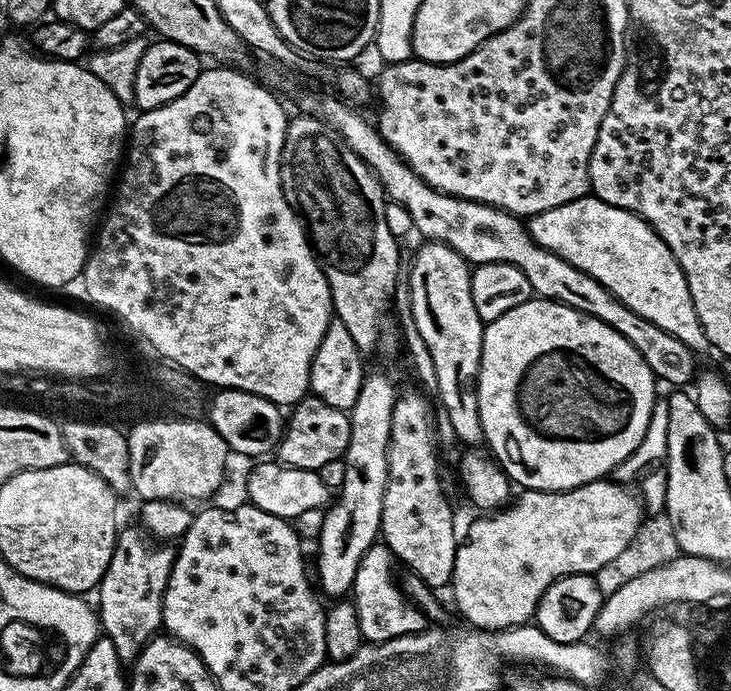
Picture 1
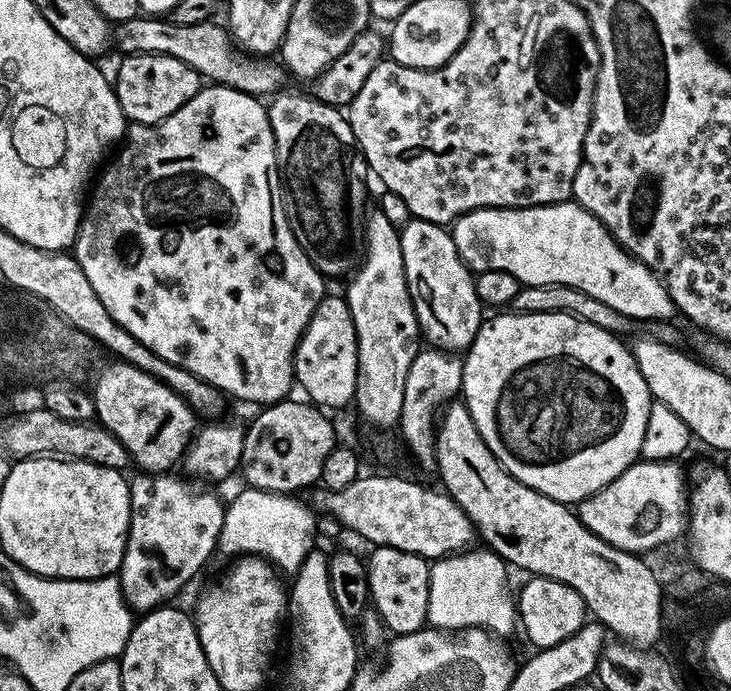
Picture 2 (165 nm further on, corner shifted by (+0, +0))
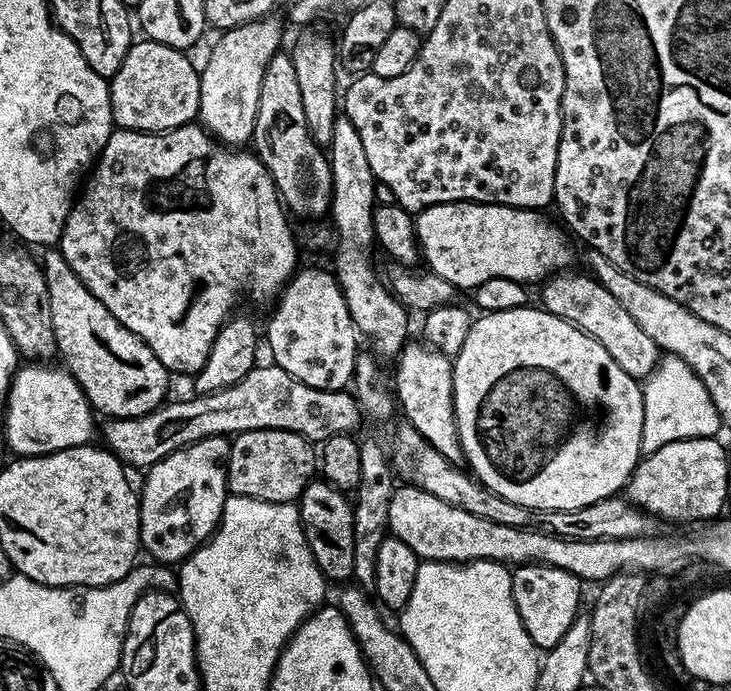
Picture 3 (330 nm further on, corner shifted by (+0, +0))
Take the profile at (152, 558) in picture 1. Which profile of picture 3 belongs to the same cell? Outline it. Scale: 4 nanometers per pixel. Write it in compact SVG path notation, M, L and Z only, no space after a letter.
M211 436L202 438L182 450L174 450L166 458L162 458L147 469L144 489L139 489L140 498L140 547L149 552L153 561L165 566L179 565L186 557L198 549L212 537L216 525L222 518L224 502L228 499L228 455L232 445L229 437Z

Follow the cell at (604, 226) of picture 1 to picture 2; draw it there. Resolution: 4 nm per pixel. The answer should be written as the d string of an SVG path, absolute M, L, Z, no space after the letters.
M575 202L537 208L479 208L452 221L450 231L462 262L473 273L506 270L522 286L571 286L636 322L668 320L674 312L664 281L624 249L590 210Z

